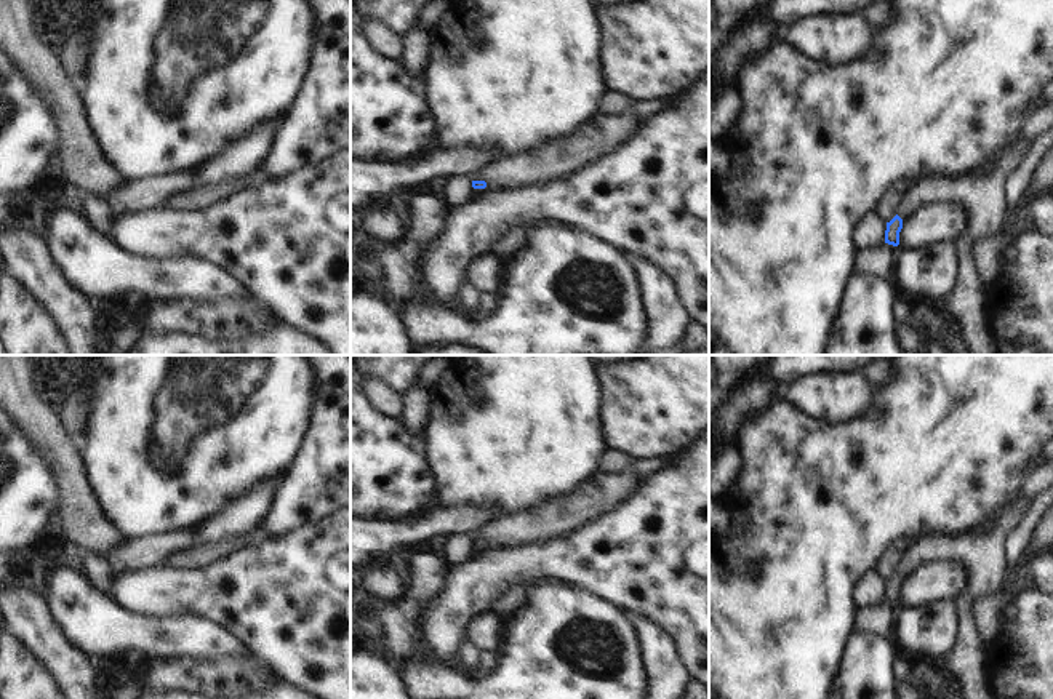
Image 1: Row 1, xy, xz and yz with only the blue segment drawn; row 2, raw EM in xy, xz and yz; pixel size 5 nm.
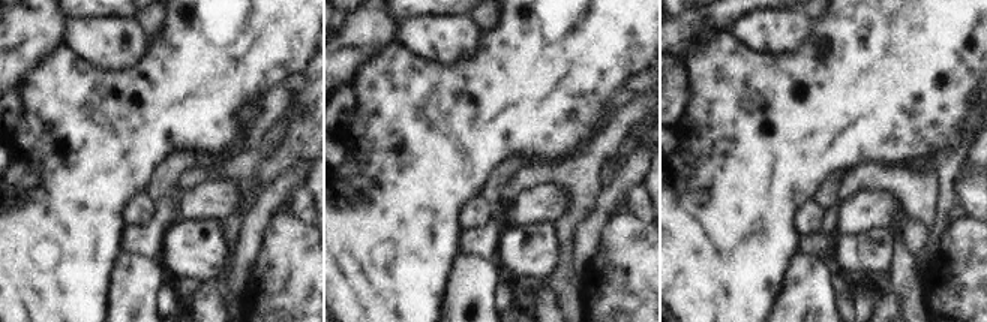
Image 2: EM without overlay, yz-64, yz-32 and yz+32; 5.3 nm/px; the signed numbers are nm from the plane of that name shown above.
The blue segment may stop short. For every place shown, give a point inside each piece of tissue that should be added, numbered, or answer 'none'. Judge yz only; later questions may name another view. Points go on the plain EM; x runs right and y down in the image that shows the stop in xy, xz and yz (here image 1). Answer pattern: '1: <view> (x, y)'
1: yz (981, 552)

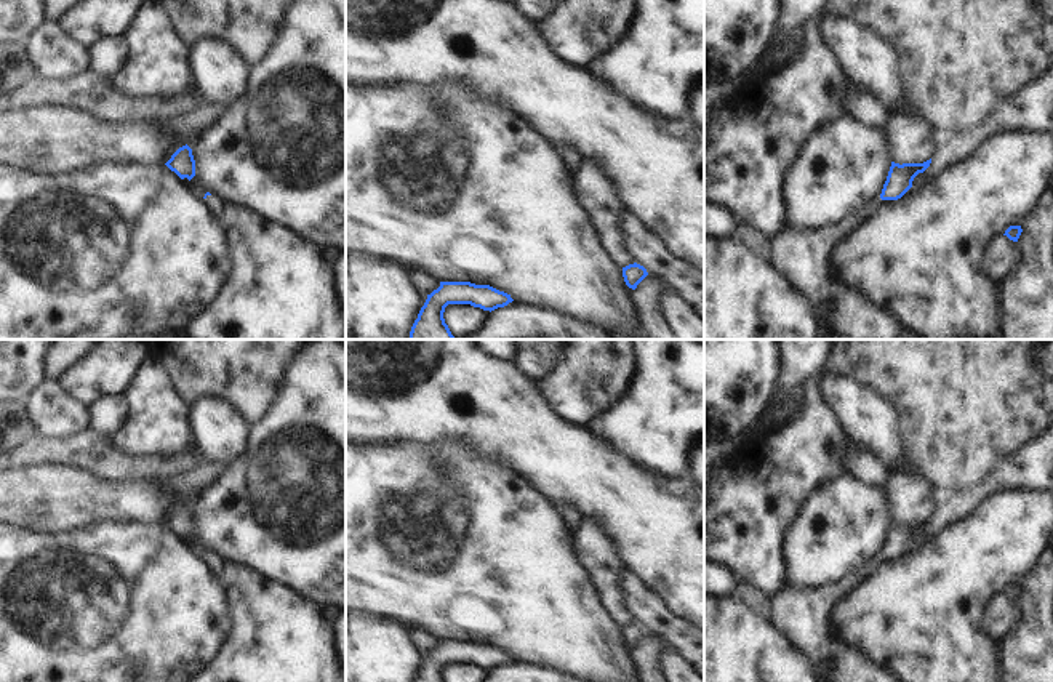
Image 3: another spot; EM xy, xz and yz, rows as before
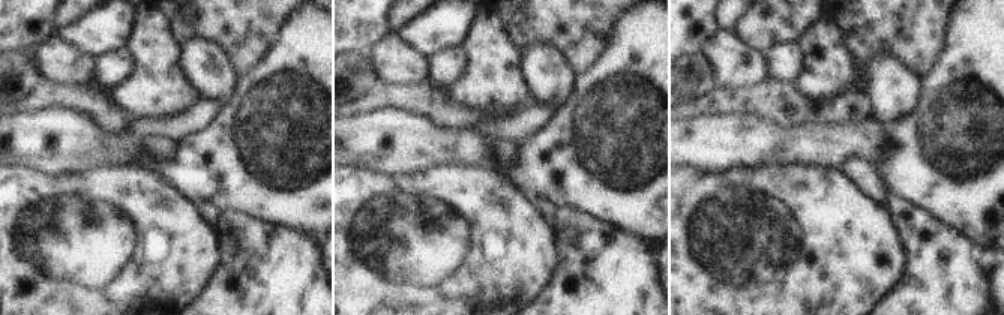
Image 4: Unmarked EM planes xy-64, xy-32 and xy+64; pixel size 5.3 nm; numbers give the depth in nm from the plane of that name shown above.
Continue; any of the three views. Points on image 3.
1: xy (215, 562)

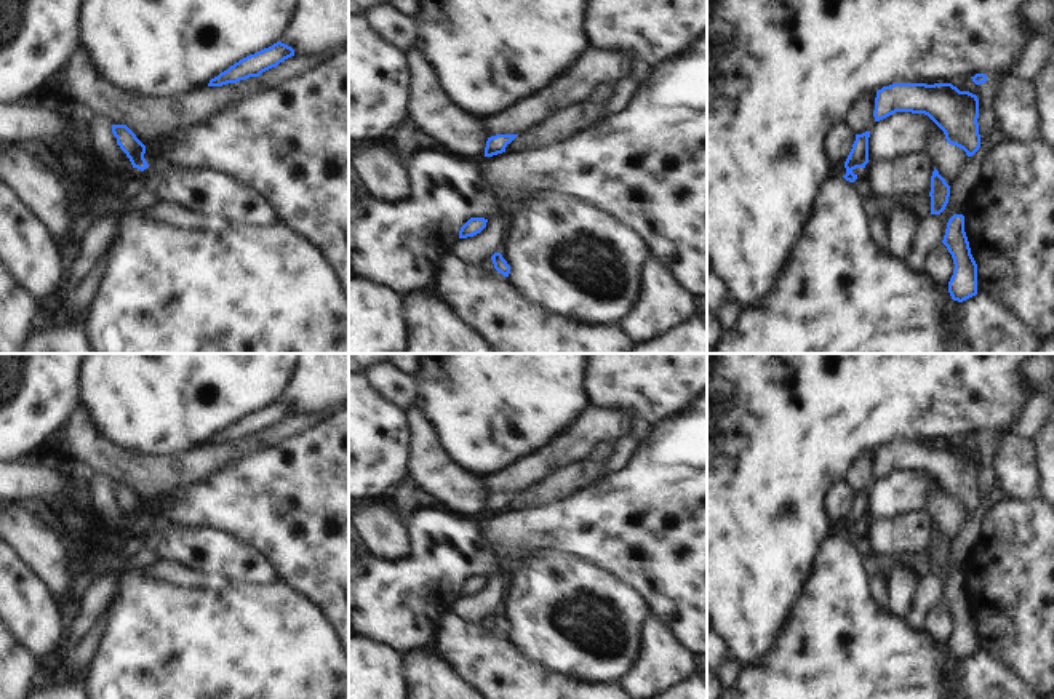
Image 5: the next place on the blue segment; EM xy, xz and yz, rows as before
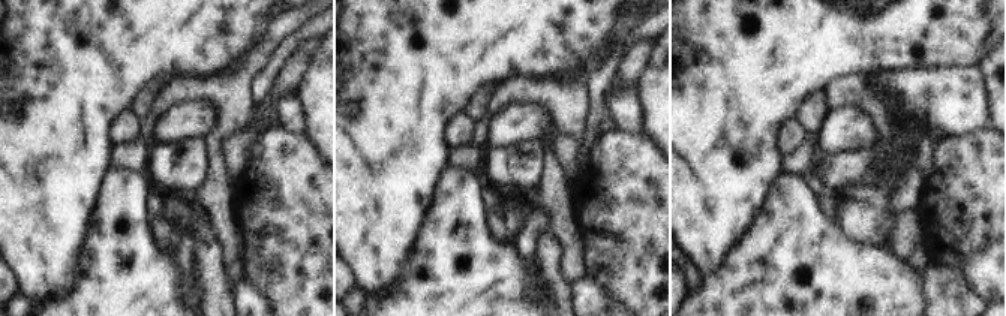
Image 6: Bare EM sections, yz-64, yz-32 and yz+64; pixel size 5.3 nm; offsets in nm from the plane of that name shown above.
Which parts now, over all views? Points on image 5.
none

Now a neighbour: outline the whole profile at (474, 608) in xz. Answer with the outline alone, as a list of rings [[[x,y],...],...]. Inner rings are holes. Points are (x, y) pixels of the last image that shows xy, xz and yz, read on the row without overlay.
[[[505,573],[491,574],[480,592],[456,598],[448,611],[470,624],[480,624],[486,616],[501,611],[507,585]]]

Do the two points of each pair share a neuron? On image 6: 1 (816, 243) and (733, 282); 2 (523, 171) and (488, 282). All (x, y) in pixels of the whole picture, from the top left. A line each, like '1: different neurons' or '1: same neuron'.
1: same neuron
2: different neurons

